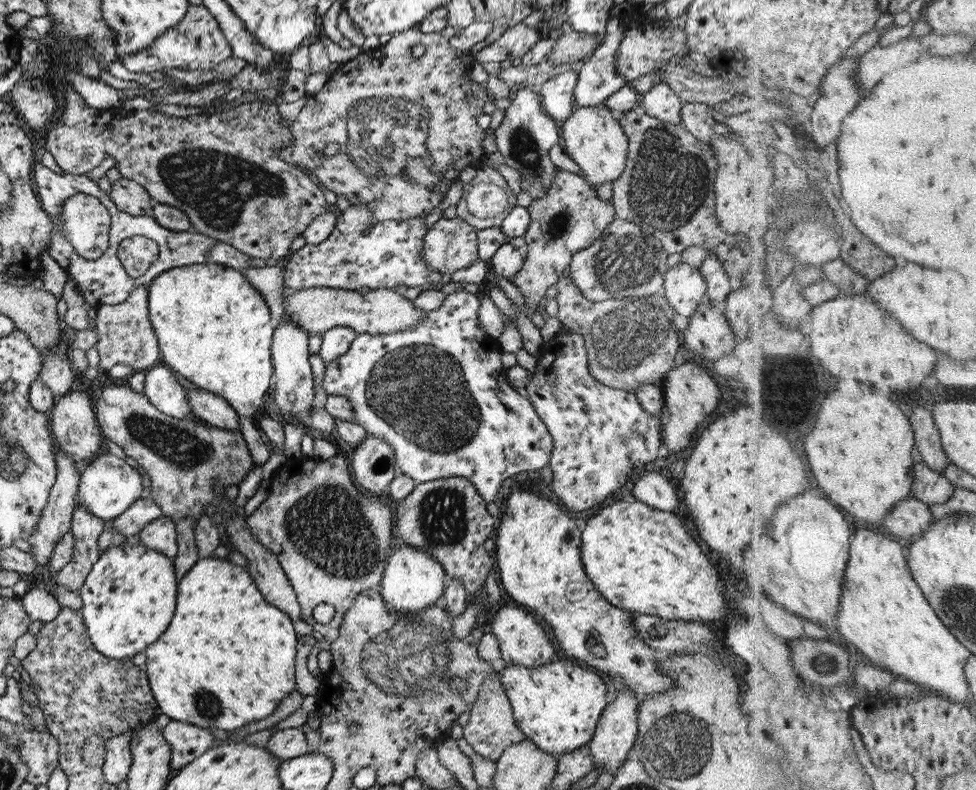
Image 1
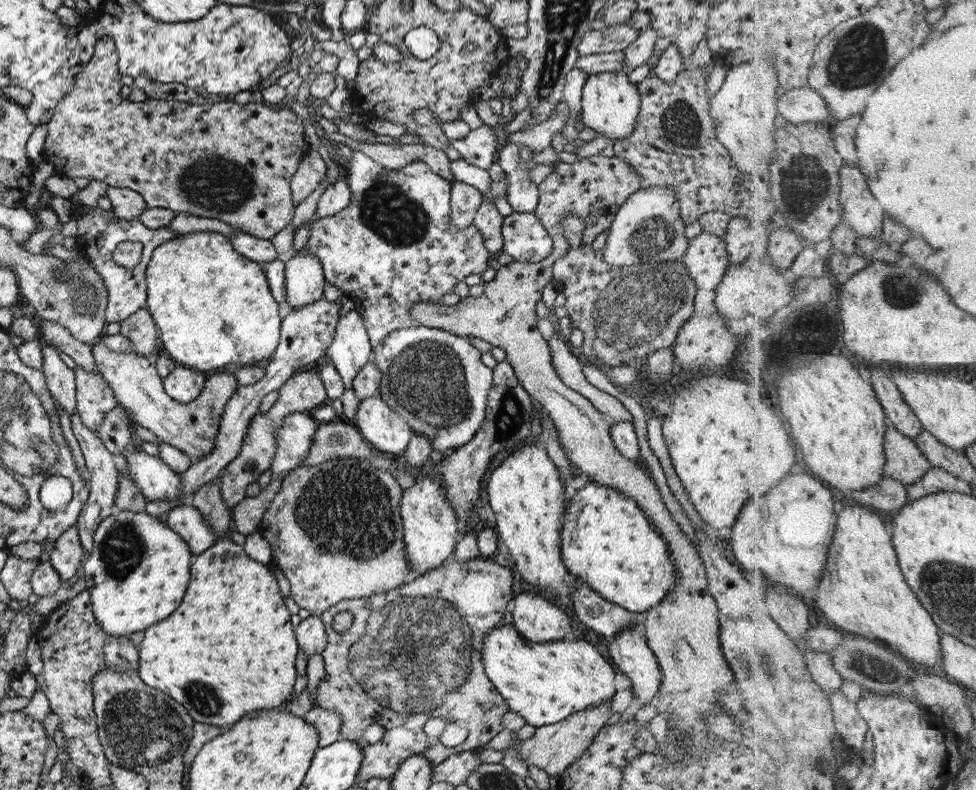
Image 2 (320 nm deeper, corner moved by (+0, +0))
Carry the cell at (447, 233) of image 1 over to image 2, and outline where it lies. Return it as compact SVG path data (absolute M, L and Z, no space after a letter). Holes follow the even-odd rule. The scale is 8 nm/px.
M459 181L450 183L449 218L451 224L457 228L465 228L471 224L480 206L481 198L481 194L473 186Z

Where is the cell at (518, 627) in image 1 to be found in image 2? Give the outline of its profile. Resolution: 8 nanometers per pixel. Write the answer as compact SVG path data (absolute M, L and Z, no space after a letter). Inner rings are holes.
M530 592L520 593L513 596L514 608L511 612L513 616L512 627L525 639L531 643L544 643L559 641L569 638L571 626L569 618L564 610L553 605L553 600Z

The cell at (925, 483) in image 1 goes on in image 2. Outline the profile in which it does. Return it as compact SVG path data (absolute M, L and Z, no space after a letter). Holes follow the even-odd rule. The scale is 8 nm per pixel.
M890 422L885 435L885 448L885 476L905 485L917 482L933 467L914 439L903 434Z

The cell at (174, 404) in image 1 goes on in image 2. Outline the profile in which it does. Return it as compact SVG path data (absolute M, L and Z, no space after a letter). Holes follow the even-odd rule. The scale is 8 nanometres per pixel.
M176 365L165 378L162 385L167 396L178 403L188 403L201 392L207 374Z

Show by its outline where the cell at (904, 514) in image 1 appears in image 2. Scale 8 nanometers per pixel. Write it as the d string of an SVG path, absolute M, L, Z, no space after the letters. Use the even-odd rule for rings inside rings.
M883 477L875 486L849 494L853 502L895 514L909 501L906 485L891 477Z

